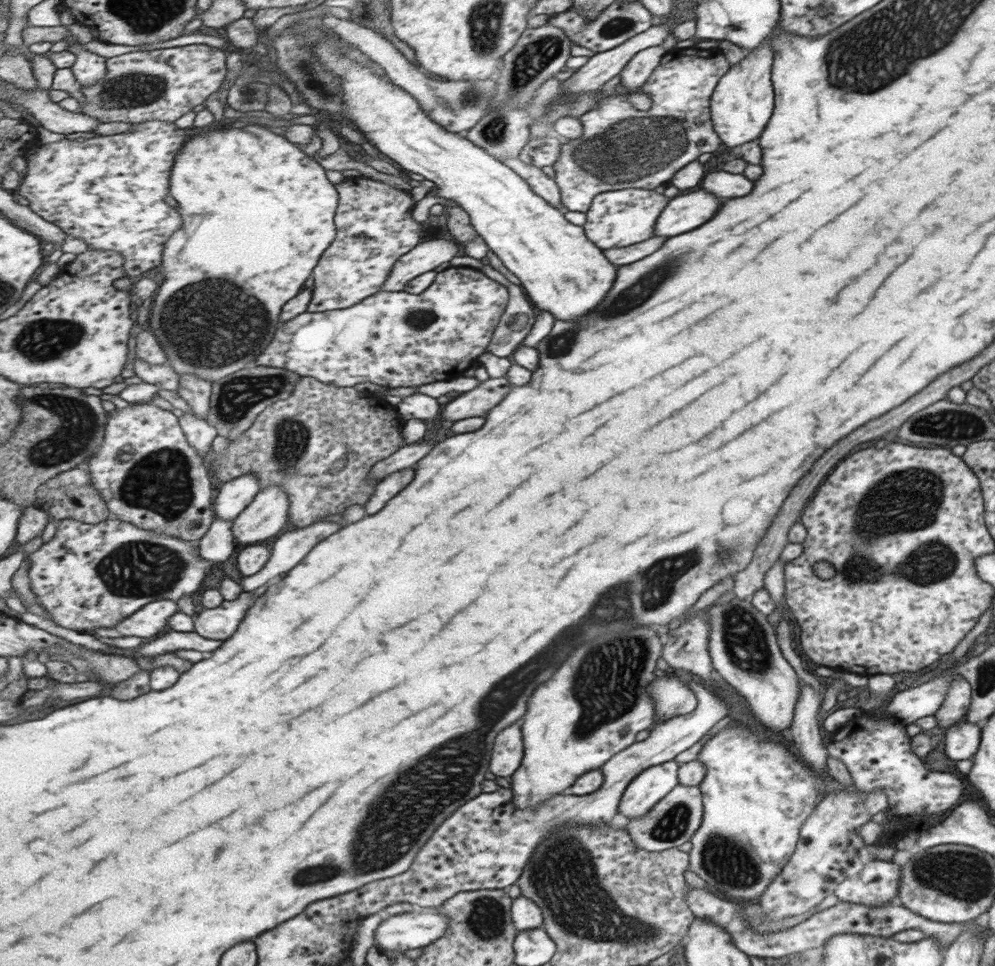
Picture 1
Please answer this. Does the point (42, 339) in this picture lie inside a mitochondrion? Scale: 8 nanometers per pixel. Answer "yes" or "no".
yes

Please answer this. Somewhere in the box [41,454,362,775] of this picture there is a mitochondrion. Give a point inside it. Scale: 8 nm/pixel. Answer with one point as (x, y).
(132, 569)

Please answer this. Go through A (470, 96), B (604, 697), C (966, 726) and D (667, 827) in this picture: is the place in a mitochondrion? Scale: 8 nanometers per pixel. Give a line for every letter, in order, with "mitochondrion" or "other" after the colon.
A: mitochondrion
B: mitochondrion
C: other
D: mitochondrion

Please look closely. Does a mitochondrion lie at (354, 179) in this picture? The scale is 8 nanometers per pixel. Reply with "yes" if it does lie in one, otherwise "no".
no

